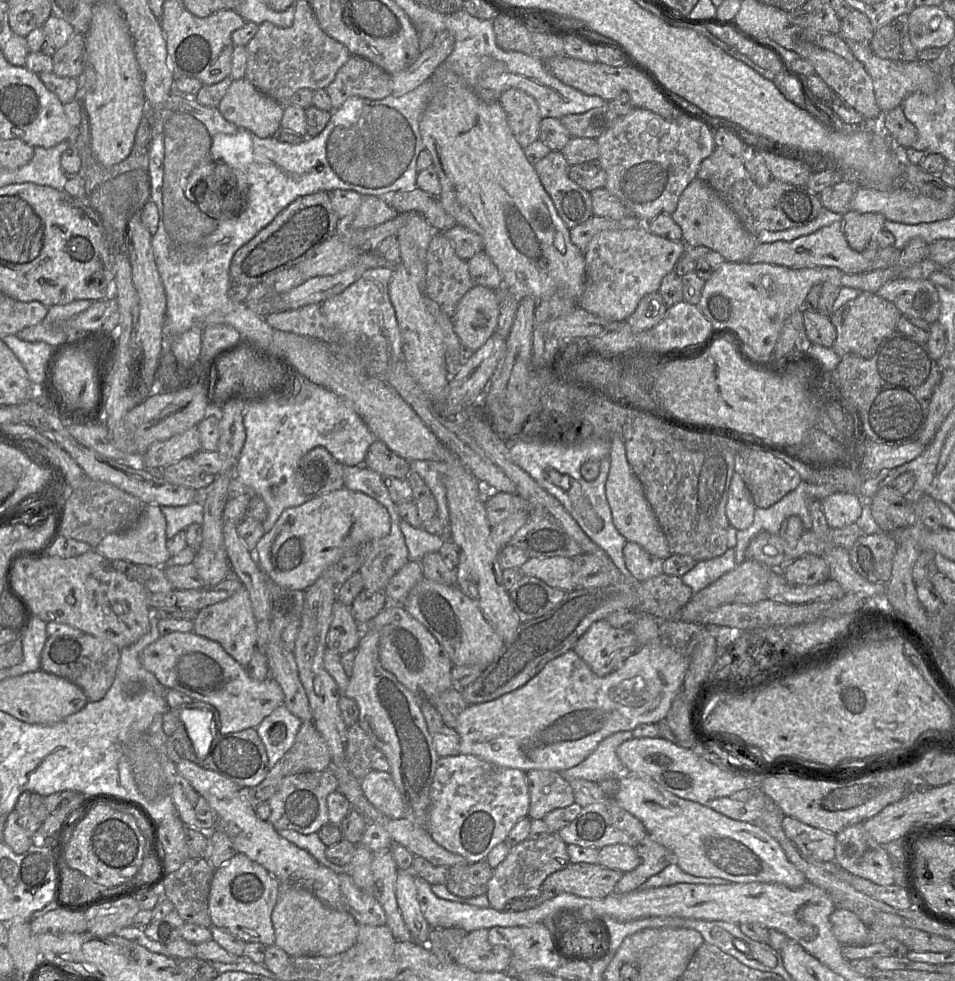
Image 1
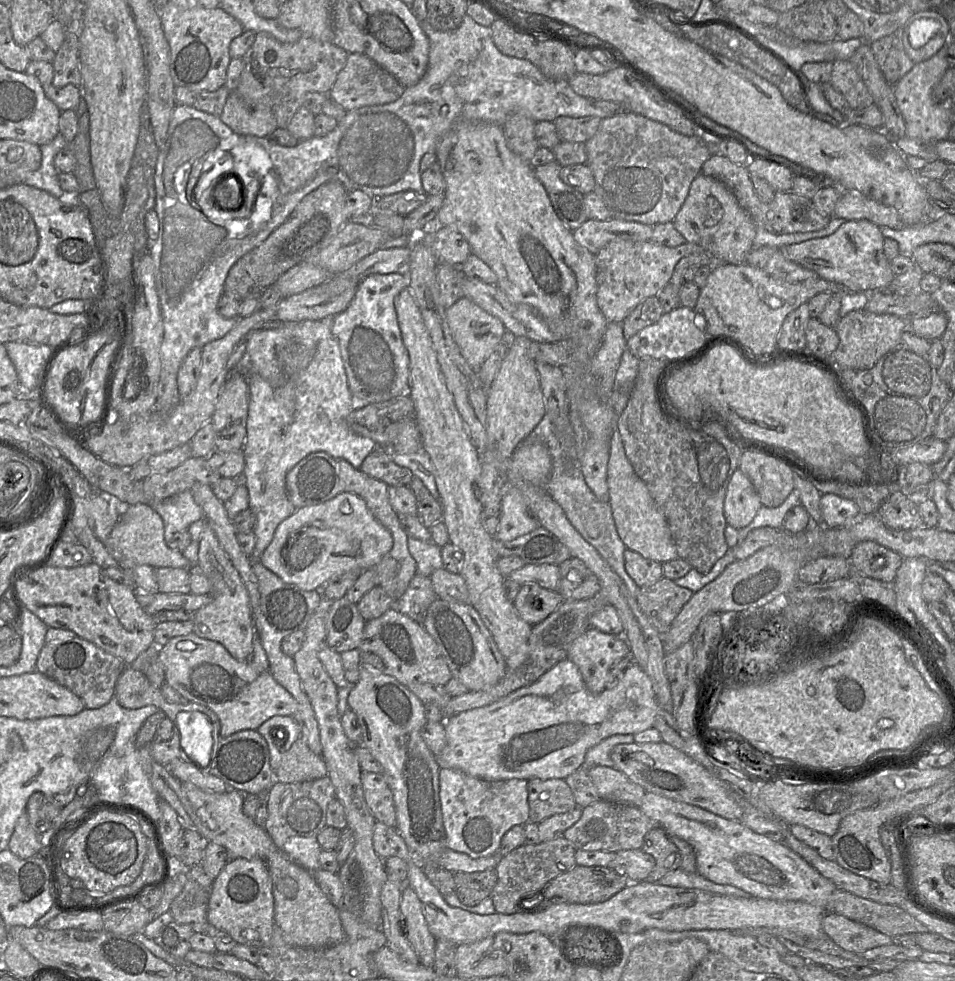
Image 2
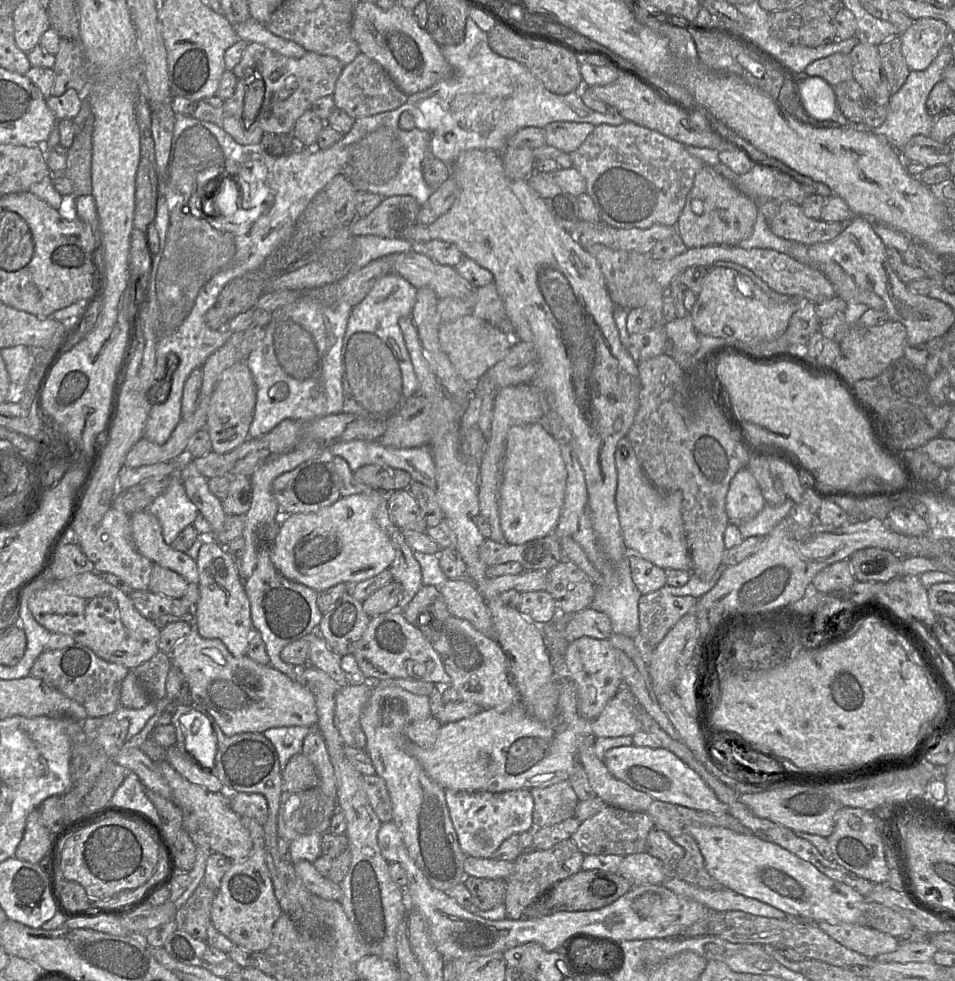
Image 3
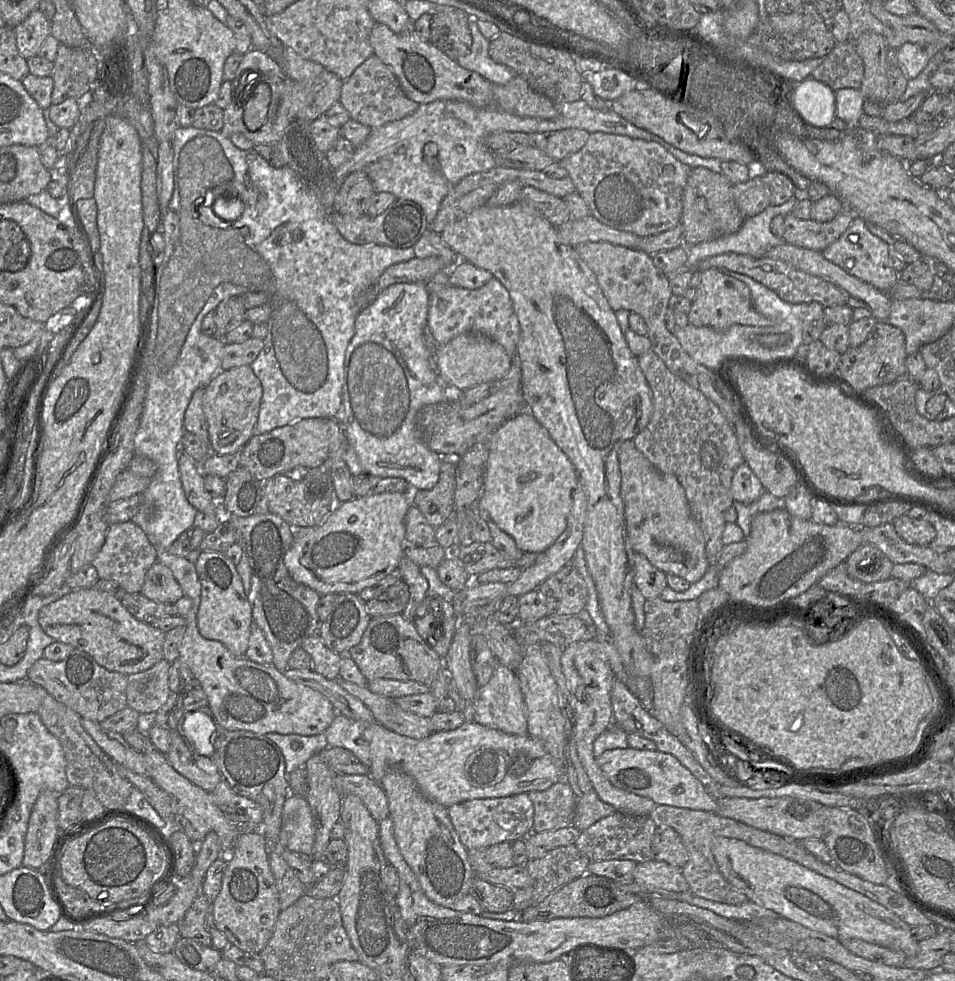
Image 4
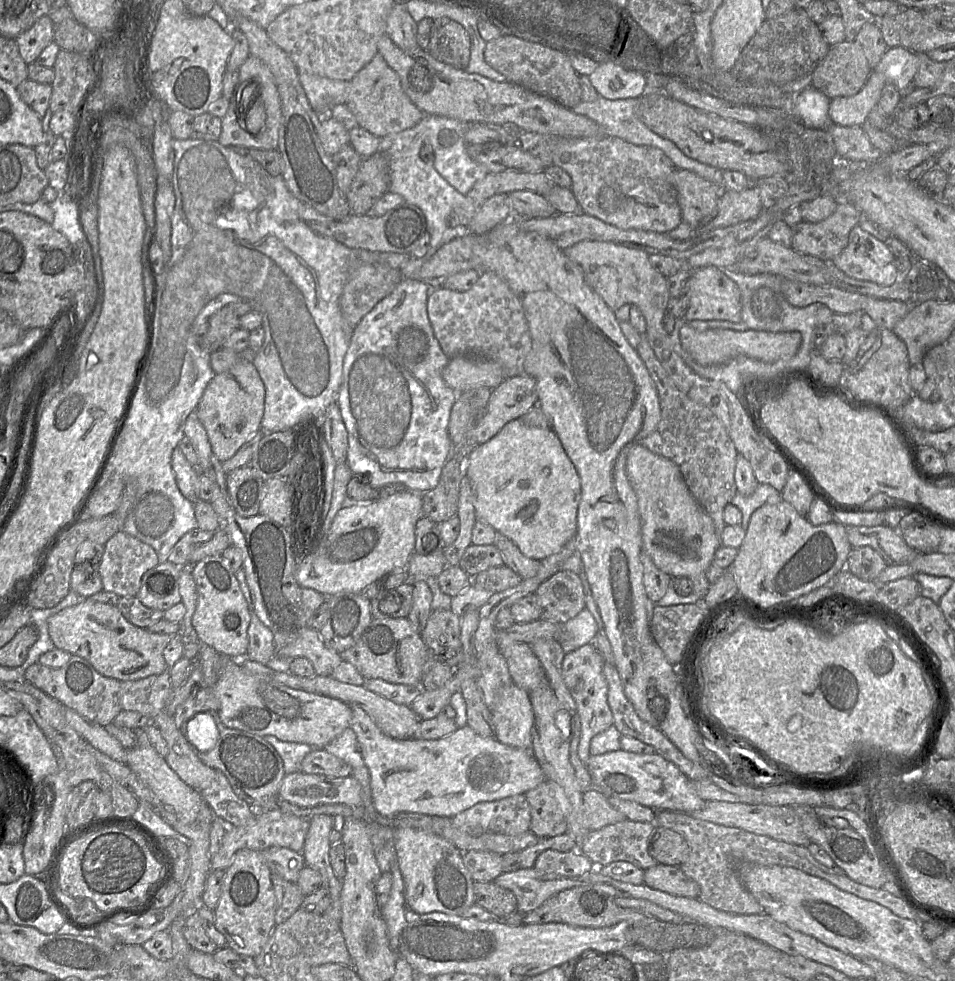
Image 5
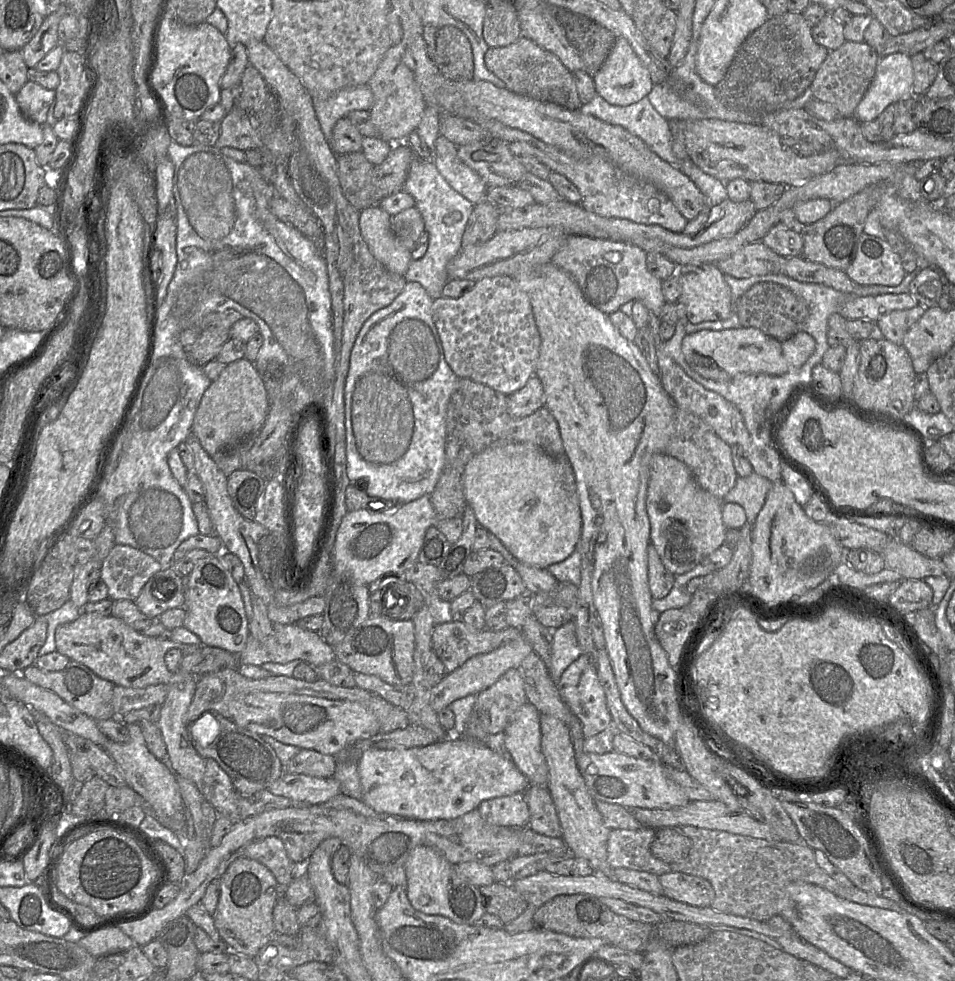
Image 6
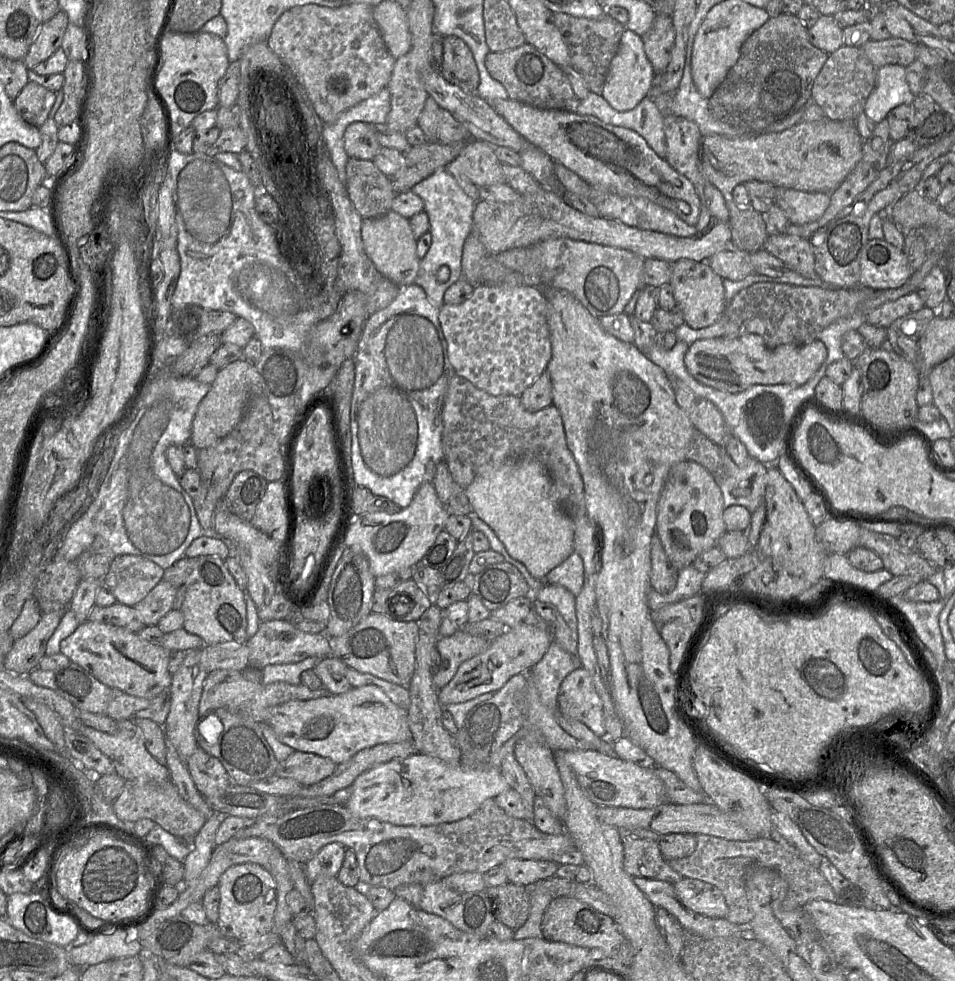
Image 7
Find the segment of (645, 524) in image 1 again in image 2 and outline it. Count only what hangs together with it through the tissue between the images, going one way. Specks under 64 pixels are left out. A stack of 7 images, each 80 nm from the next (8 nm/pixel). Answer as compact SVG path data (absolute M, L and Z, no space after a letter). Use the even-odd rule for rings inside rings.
M618 428L610 439L607 484L615 526L626 548L661 564L679 558L667 520L629 462Z

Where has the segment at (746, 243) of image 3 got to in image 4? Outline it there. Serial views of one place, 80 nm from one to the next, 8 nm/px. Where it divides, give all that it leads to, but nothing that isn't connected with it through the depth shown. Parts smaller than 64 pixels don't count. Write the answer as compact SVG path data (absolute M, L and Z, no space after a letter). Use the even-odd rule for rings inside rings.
M792 198L779 206L769 205L761 213L753 217L746 218L739 231L733 235L687 247L688 252L685 268L696 269L699 262L703 259L726 253L736 253L751 256L754 258L760 258L763 257L766 251L770 250L771 248L786 244L786 242L782 238L779 238L773 234L771 230L771 221L774 217L778 215L785 217L787 214L791 213L792 209L794 209L795 205L797 204L796 201L796 198Z

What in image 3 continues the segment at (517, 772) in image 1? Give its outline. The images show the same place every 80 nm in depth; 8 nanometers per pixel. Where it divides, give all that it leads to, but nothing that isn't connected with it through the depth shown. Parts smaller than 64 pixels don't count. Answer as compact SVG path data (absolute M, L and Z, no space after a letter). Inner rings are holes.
M445 789L445 799L461 850L470 857L490 858L504 840L534 828L534 801L529 789L505 792Z

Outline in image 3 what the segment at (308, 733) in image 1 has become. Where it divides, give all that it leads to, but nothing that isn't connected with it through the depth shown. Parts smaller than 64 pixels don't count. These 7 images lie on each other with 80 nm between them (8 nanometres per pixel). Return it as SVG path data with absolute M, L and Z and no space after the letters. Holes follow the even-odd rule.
M302 752L290 758L281 775L283 791L304 791L319 785L314 766Z

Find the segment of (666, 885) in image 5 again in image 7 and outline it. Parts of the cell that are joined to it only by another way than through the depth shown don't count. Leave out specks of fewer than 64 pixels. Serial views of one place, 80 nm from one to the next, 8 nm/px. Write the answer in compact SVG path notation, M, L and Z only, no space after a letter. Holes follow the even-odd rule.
M683 877L673 884L679 901L688 909L710 918L726 918L728 906L722 892L702 880Z

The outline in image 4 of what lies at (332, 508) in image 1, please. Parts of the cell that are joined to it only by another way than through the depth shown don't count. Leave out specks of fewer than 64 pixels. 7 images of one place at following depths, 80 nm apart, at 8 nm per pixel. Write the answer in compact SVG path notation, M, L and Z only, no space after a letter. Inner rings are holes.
M410 488L408 492L384 492L365 497L353 497L352 499L340 502L335 505L335 509L326 518L320 526L298 526L293 527L293 543L284 556L284 563L293 580L299 584L305 585L320 595L329 593L359 593L366 587L372 586L387 576L391 571L398 568L402 557L404 556L404 548L406 545L406 526L405 516L409 507L412 505L410 497Z

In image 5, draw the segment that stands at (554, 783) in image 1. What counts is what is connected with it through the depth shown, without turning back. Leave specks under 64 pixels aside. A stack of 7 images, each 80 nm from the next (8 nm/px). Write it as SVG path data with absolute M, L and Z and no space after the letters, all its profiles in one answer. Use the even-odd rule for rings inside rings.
M549 780L525 793L530 805L530 830L540 838L554 837L567 832L566 817L549 786Z

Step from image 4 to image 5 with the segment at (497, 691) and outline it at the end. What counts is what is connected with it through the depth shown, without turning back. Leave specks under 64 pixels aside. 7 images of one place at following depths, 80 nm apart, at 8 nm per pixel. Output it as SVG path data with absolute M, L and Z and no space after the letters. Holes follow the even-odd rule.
M512 683L490 709L494 737L502 744L532 750L534 713L528 692Z

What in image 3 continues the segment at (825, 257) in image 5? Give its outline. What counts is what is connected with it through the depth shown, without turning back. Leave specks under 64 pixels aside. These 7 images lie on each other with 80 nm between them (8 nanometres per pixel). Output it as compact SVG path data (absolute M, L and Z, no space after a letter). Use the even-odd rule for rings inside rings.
M784 200L779 203L779 212L769 228L780 238L811 246L833 240L845 227L842 222L808 218L800 205Z

